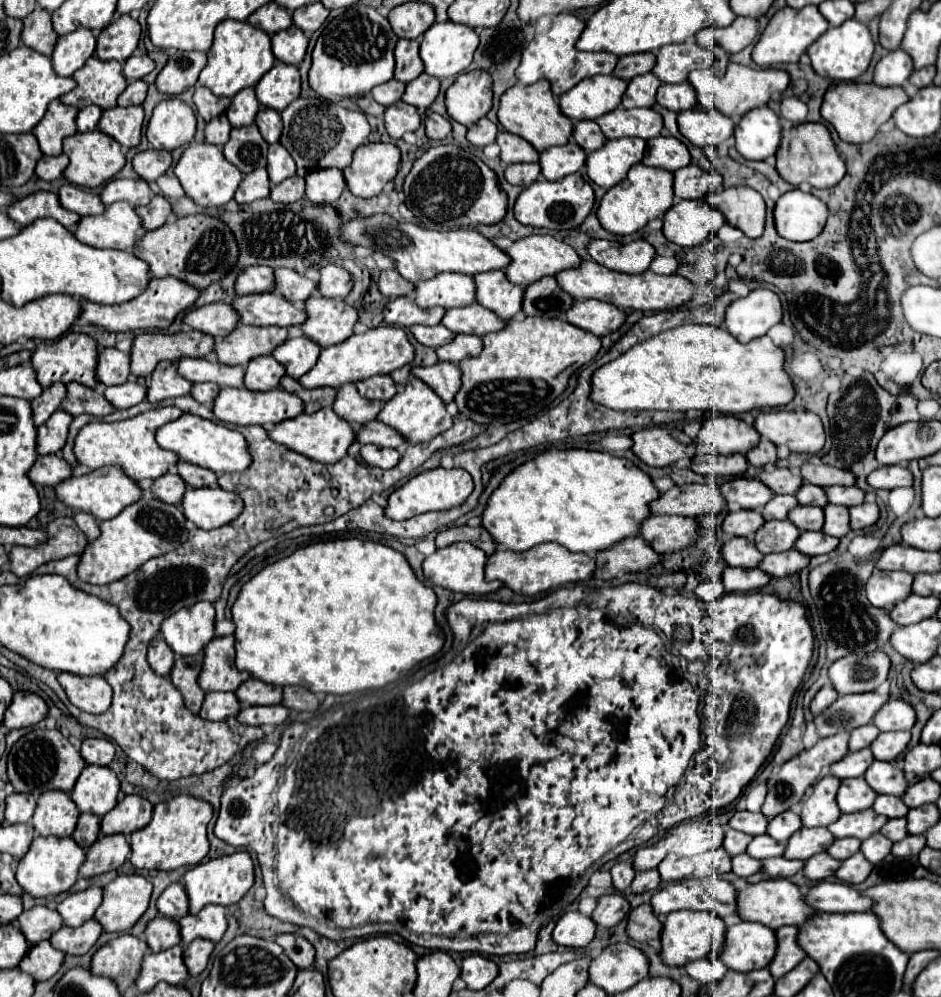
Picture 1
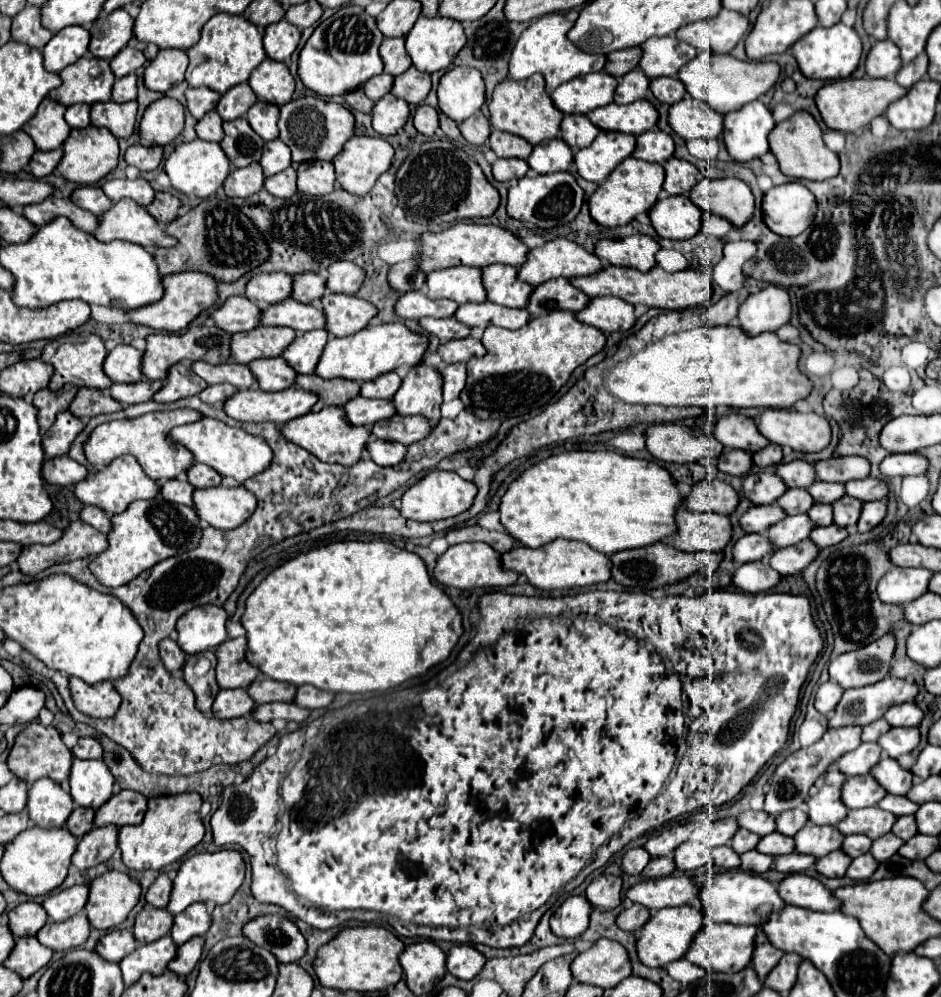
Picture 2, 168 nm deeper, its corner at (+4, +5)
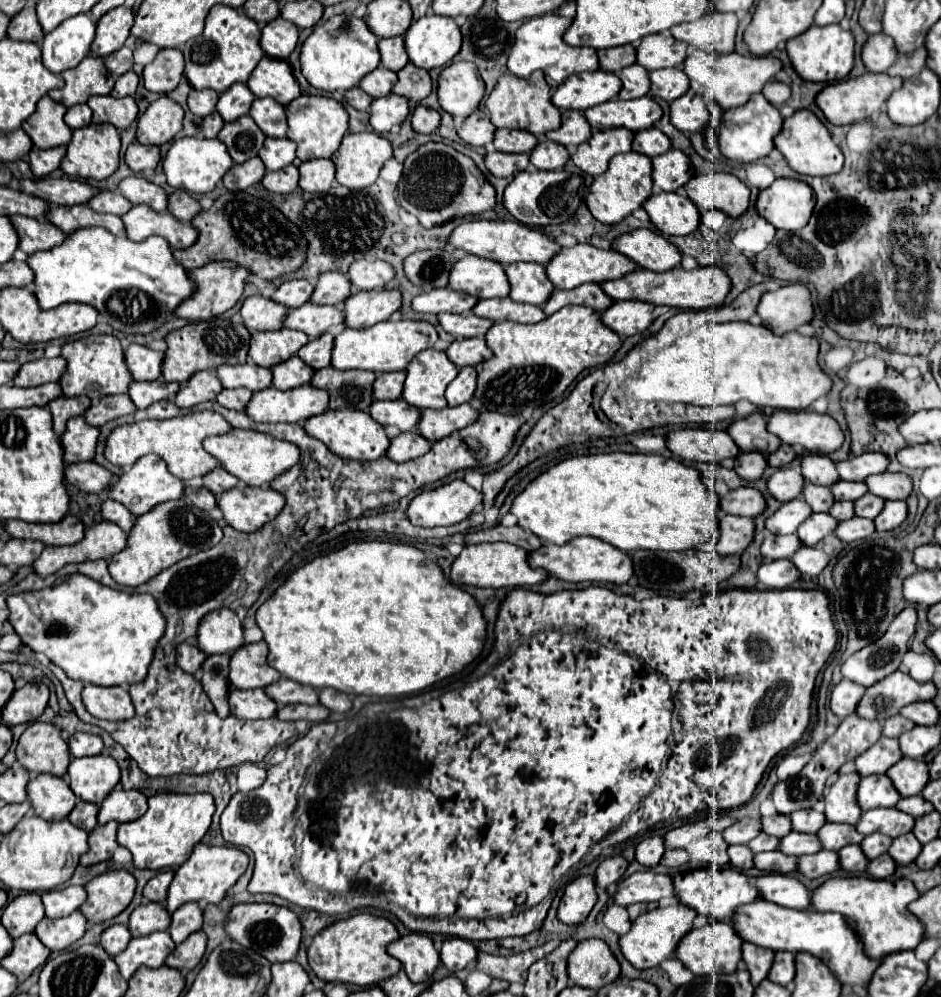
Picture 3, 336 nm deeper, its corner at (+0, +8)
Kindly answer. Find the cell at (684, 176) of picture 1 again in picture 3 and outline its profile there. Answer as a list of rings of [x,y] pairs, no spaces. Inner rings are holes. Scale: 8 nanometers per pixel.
[[[676,149],[652,159],[652,179],[658,191],[678,191],[692,177],[690,159]]]

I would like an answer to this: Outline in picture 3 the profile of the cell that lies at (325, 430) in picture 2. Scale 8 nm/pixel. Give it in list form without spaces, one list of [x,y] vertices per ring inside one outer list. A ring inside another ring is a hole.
[[[344,409],[344,411],[324,411],[312,419],[306,421],[304,425],[306,433],[320,439],[322,443],[328,445],[330,451],[344,459],[358,459],[358,461],[374,461],[386,455],[390,439],[386,437],[386,431],[380,423],[376,423],[368,413],[356,411],[356,409]]]

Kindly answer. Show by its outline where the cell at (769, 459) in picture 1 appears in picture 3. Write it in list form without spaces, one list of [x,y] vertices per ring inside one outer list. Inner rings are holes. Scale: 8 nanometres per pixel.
[[[782,443],[782,445],[780,445],[780,449],[778,449],[776,453],[768,455],[768,465],[770,465],[770,467],[776,467],[776,469],[778,469],[778,467],[784,467],[784,465],[792,463],[796,457],[798,457],[798,455],[796,455],[796,451],[794,451],[790,445]]]

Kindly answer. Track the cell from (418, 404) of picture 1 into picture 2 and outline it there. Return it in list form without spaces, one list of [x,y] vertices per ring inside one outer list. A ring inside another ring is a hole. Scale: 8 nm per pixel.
[[[414,366],[404,378],[400,390],[392,396],[400,416],[424,416],[432,426],[440,420],[442,380],[436,368]]]

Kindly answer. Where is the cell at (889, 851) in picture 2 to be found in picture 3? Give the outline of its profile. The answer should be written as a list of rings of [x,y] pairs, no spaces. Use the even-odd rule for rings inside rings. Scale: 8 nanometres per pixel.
[[[906,833],[906,835],[900,835],[900,837],[894,839],[888,853],[896,863],[906,865],[906,863],[912,863],[918,857],[920,849],[922,849],[922,843],[912,833]]]

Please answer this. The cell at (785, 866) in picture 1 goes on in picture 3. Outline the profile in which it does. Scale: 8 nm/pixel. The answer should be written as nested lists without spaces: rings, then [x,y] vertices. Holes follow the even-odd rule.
[[[820,851],[798,857],[798,871],[808,879],[818,879],[840,871],[840,857],[836,851]]]

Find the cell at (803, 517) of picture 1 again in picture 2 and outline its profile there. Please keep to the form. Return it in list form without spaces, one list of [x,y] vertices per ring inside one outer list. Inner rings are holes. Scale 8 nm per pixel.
[[[814,504],[806,514],[808,514],[808,518],[814,520],[816,526],[830,526],[832,524],[832,506],[830,504]]]

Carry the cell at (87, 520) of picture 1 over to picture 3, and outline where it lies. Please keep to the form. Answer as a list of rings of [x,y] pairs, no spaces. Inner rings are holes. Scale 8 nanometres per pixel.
[[[106,499],[106,501],[102,503],[102,517],[104,517],[106,521],[112,521],[112,523],[120,525],[126,533],[132,529],[132,523],[136,521],[136,517],[134,517],[122,503],[118,503],[118,501],[114,501],[114,499]]]

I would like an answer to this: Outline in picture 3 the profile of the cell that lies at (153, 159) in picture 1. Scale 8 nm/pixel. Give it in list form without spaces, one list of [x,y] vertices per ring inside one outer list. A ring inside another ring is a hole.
[[[134,141],[126,149],[124,161],[136,173],[146,171],[146,169],[156,169],[156,165],[160,161],[160,149],[158,147],[152,147],[152,145],[142,145],[142,143]]]

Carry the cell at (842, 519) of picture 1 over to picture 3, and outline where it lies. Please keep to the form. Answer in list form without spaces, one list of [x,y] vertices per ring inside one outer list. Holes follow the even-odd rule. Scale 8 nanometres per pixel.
[[[866,493],[864,497],[860,497],[856,501],[856,515],[858,517],[874,519],[882,509],[884,509],[884,499],[880,499],[880,497],[872,495],[872,493]]]

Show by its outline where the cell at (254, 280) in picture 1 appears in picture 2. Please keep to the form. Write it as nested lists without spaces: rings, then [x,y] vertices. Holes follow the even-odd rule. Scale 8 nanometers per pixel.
[[[260,272],[246,284],[246,298],[254,304],[276,304],[290,296],[292,278],[284,272]]]

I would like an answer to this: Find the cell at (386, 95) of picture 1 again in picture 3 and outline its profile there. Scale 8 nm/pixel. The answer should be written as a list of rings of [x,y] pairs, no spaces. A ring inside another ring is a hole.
[[[378,65],[374,71],[370,71],[360,81],[360,89],[364,89],[370,97],[382,97],[382,95],[388,95],[392,91],[394,83],[396,83],[396,73]]]

